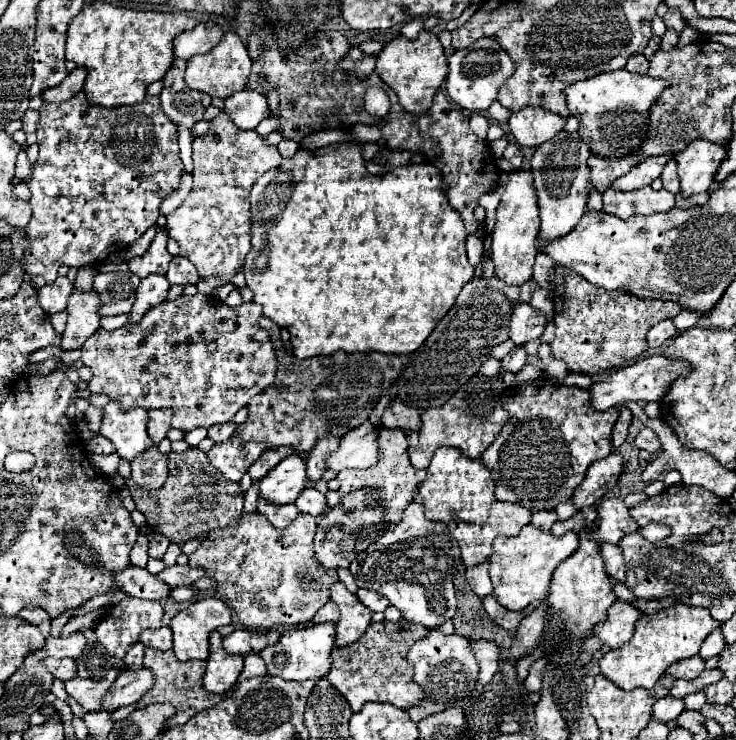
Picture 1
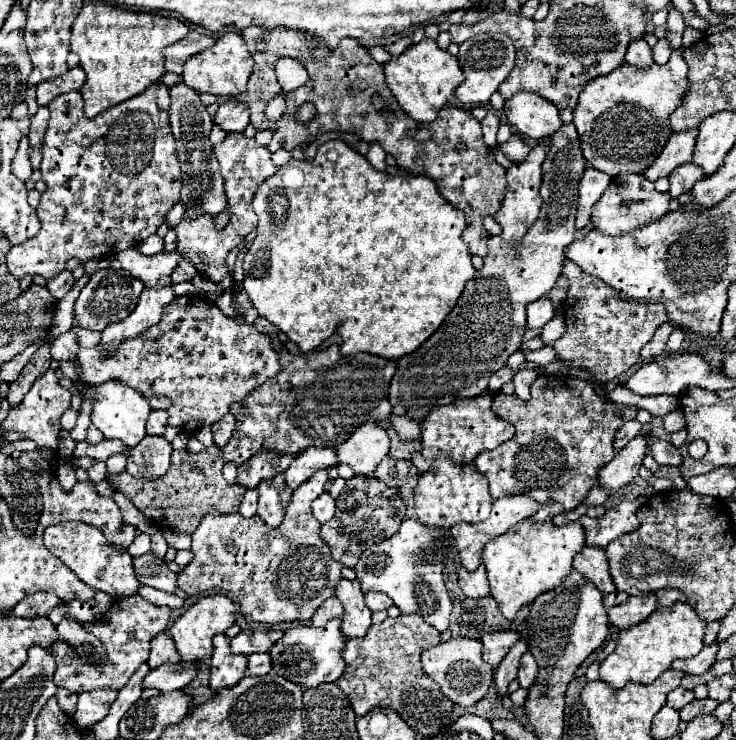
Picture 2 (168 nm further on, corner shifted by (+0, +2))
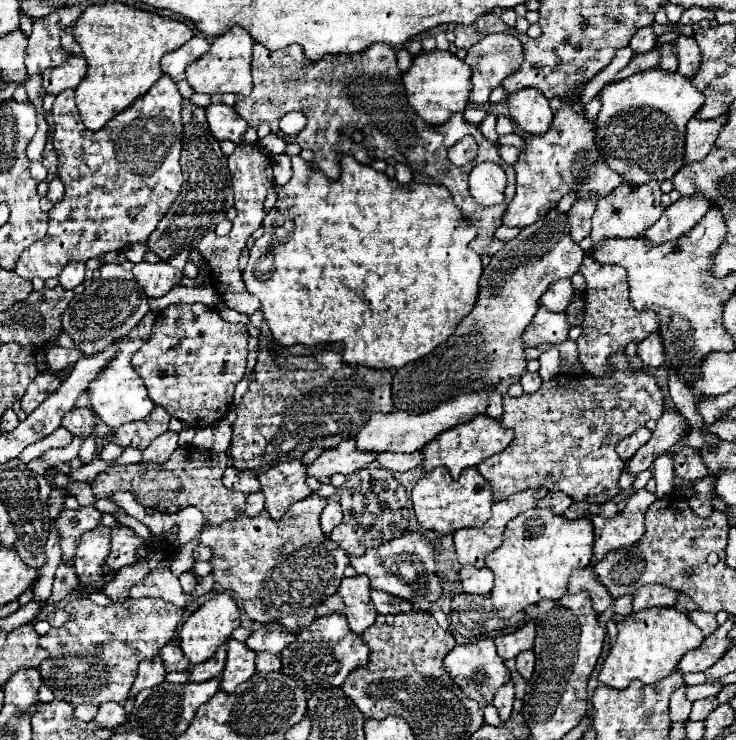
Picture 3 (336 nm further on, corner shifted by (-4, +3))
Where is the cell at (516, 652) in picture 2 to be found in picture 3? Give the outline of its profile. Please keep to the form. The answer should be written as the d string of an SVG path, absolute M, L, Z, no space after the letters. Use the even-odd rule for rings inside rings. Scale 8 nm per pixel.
M513 679L507 681L505 685L501 685L495 693L495 699L493 699L493 705L497 707L499 711L499 717L503 721L509 719L511 711L513 711L513 701L515 701L515 687L513 687Z

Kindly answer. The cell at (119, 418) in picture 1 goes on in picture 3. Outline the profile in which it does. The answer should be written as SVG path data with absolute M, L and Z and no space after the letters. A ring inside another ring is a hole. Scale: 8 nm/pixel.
M149 311L147 317L143 317L143 321L139 323L139 327L133 329L123 339L123 345L119 347L119 353L115 355L115 361L111 361L111 365L107 365L107 369L103 369L103 373L87 387L87 395L91 399L91 407L109 425L109 429L119 429L121 425L131 423L131 421L141 421L155 407L155 403L147 395L147 389L145 389L143 381L139 379L139 375L135 373L135 369L131 367L131 357L133 357L133 353L137 349L141 349L141 345L149 337L149 331L151 331L153 321L155 321L155 313Z

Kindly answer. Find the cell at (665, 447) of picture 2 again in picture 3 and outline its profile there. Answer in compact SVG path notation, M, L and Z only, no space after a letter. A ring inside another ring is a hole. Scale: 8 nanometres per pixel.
M691 447L679 449L673 455L673 465L675 465L675 475L687 481L697 481L699 477L707 475L707 467L703 465L697 449L691 449Z

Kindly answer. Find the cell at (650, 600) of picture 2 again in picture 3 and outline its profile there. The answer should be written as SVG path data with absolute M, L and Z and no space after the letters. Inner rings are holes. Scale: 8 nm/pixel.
M647 585L633 593L633 613L639 613L647 607L673 607L677 591L671 591L663 585Z

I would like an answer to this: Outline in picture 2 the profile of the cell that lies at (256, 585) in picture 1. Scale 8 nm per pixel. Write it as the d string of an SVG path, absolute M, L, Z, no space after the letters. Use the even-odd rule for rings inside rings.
M319 470L311 480L303 482L295 492L287 506L287 514L281 526L271 528L259 516L243 518L241 514L207 514L199 528L193 532L191 552L195 554L189 568L185 568L177 576L177 586L189 596L201 596L215 590L223 590L225 594L233 594L231 598L239 604L239 610L247 622L261 624L277 624L277 622L295 622L309 620L313 612L333 596L335 586L341 580L341 564L333 560L329 548L319 536L321 524L315 520L311 512L311 502L325 492L327 470Z

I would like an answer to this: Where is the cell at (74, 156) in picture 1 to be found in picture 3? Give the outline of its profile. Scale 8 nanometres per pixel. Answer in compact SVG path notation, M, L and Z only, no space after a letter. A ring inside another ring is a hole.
M163 75L155 85L131 103L127 109L117 113L107 125L99 131L89 131L83 127L81 115L77 113L73 91L67 89L57 95L53 103L55 119L55 153L59 159L57 177L65 185L65 195L49 211L49 231L43 239L27 247L15 263L15 273L23 279L49 279L59 277L63 267L71 261L85 263L87 259L99 257L107 251L123 251L131 243L147 243L151 231L169 211L171 203L177 199L183 177L179 165L181 153L181 93L177 91L175 81Z

